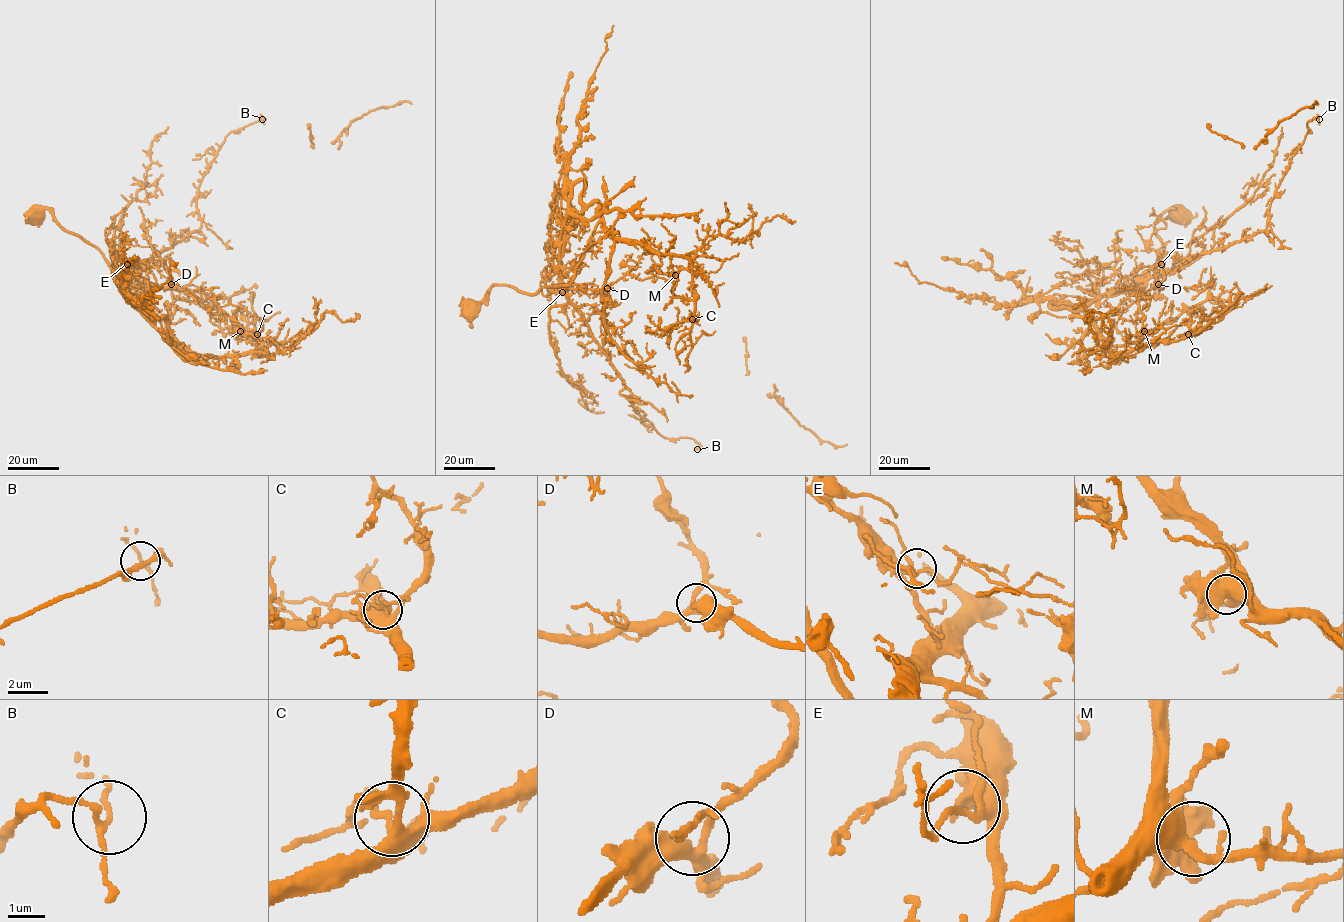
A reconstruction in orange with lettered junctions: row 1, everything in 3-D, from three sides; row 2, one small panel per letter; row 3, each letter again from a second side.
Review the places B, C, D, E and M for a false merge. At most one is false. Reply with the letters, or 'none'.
B

